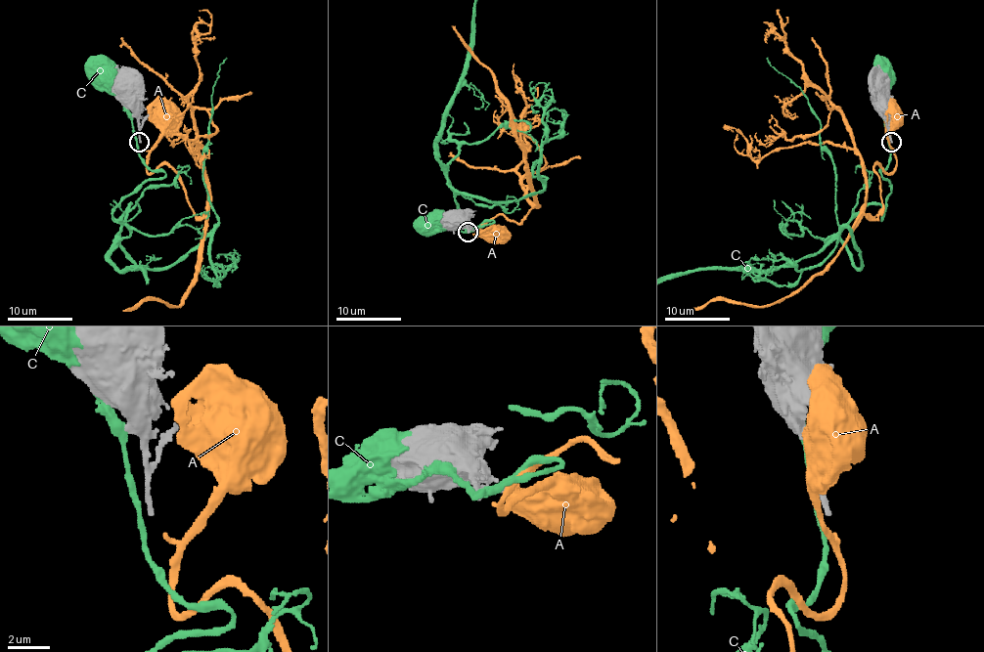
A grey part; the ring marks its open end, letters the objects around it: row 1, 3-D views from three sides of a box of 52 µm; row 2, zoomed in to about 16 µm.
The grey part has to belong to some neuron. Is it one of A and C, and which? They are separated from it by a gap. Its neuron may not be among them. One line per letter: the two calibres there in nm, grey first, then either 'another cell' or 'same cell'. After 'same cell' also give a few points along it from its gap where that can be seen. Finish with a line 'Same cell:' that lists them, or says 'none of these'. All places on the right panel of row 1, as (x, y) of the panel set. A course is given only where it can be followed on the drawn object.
A: 240 nm thick on the grey side, 190 nm on the other; another cell
C: 240 nm thick on the grey side, 220 nm on the other; another cell
Same cell: none of these

